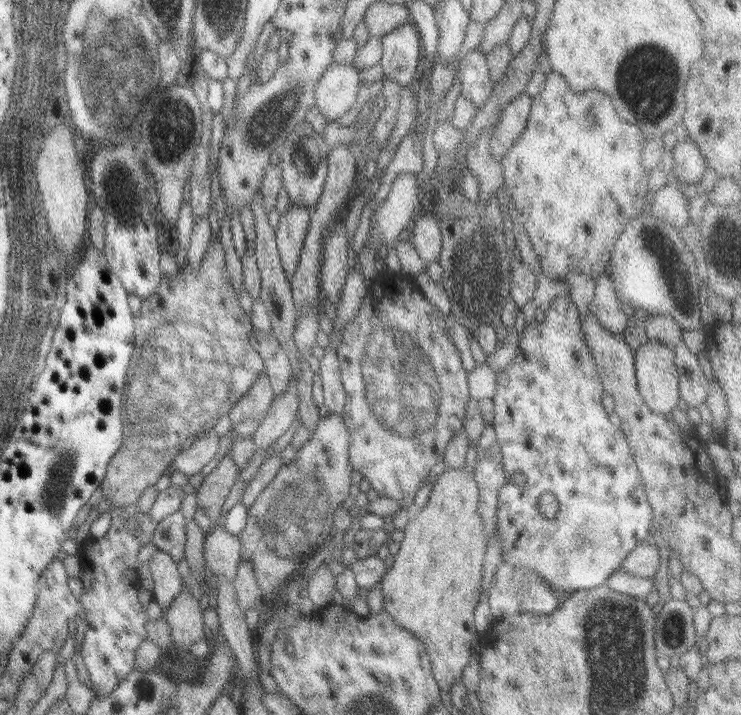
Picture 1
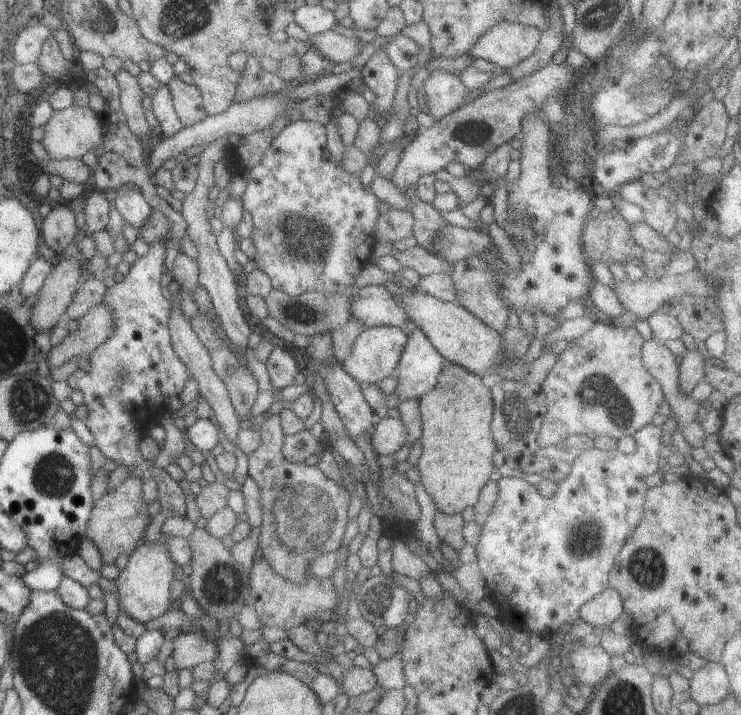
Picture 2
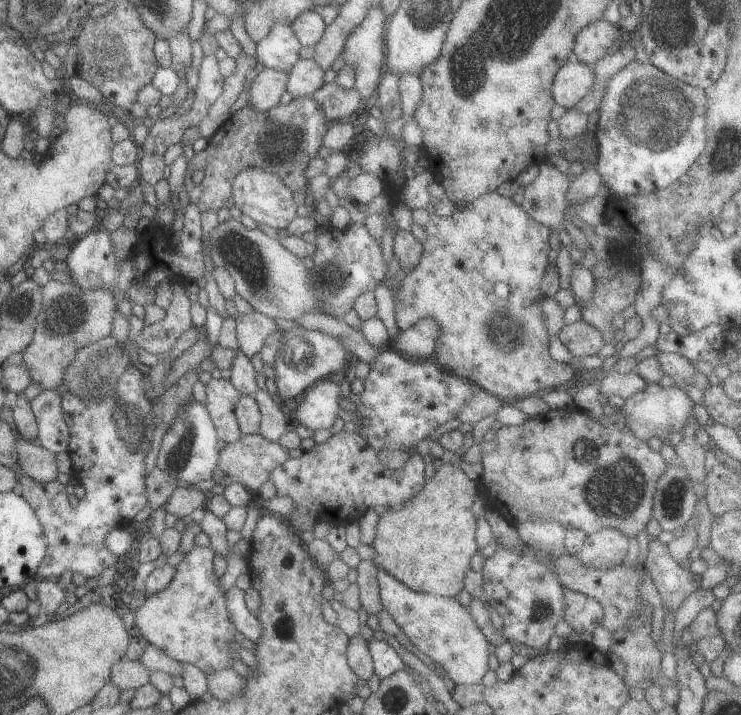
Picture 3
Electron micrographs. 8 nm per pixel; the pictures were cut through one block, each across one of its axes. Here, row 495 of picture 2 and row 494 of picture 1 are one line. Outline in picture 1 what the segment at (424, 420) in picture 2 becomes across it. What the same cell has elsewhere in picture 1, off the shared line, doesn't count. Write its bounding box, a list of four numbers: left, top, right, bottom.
[380,467,488,693]

